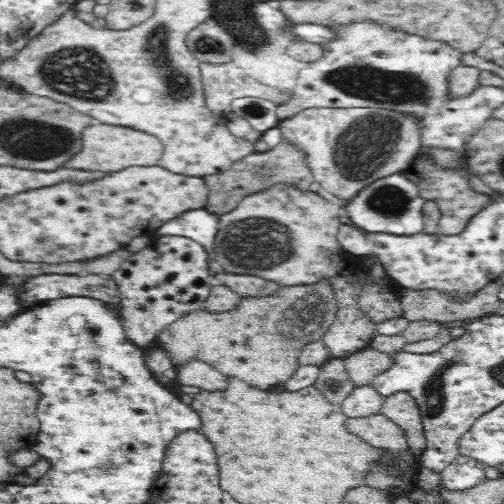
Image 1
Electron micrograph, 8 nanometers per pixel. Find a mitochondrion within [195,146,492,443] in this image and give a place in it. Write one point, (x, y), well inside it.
(237, 248)

